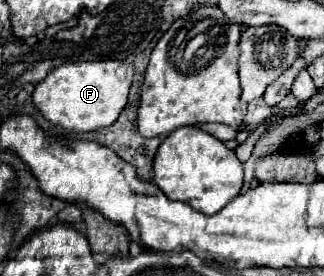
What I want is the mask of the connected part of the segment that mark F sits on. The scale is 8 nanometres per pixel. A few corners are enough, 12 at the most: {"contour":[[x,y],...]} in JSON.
{"contour":[[126,60],[60,64],[32,94],[76,132],[112,126],[128,102]]}

